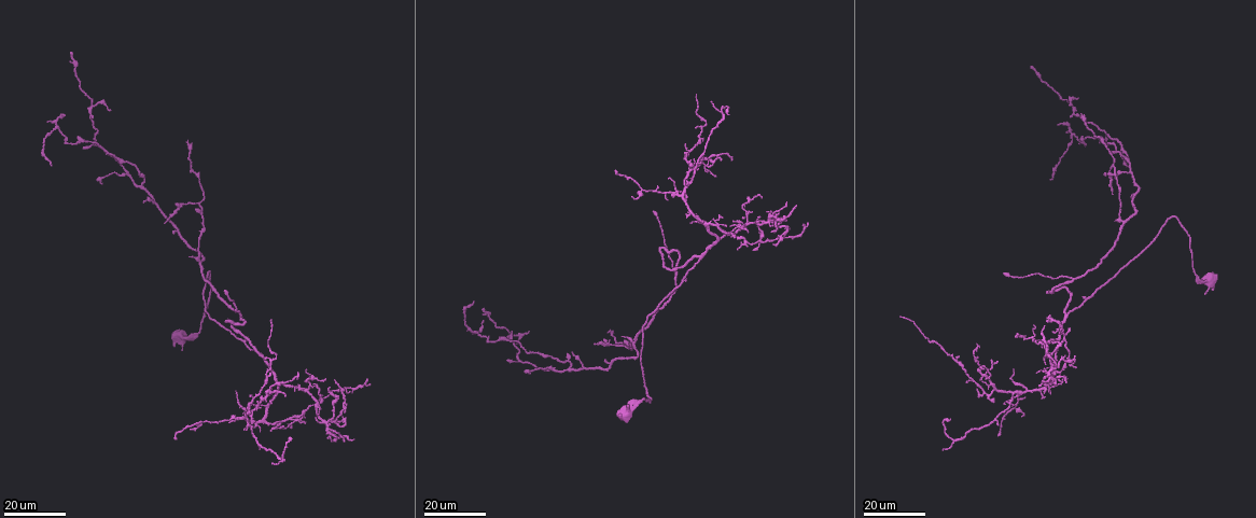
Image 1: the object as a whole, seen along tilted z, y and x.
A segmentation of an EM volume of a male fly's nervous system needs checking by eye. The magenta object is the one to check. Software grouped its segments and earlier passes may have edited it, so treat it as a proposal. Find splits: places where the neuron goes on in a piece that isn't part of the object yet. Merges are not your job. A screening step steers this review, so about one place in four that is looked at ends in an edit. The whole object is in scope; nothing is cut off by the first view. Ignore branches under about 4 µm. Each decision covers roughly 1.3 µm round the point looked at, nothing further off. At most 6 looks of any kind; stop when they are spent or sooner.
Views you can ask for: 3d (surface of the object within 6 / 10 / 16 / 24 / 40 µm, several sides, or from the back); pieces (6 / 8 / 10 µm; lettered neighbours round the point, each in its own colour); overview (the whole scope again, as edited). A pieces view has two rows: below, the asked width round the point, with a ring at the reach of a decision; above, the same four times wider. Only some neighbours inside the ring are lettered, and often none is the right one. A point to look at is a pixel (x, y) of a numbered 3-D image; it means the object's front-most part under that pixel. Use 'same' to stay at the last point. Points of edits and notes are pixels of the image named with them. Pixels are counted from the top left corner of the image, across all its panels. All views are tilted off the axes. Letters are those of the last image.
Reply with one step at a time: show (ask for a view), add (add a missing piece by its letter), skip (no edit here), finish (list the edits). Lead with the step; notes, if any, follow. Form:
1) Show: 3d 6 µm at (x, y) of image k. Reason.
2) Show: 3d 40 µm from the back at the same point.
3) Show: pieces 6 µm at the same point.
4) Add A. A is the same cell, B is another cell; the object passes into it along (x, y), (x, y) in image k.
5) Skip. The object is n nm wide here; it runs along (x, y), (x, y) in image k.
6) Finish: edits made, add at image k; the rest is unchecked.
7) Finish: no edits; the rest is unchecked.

Show: 3d 16 µm at (606, 339) of image 1. An open end.

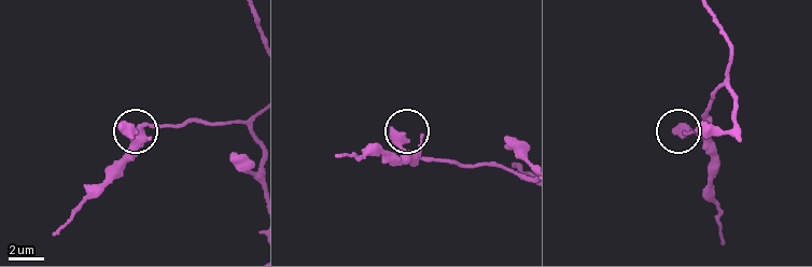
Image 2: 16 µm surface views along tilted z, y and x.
Show: pieces 10 µm at (675, 132) of image 2. See the neighbours.

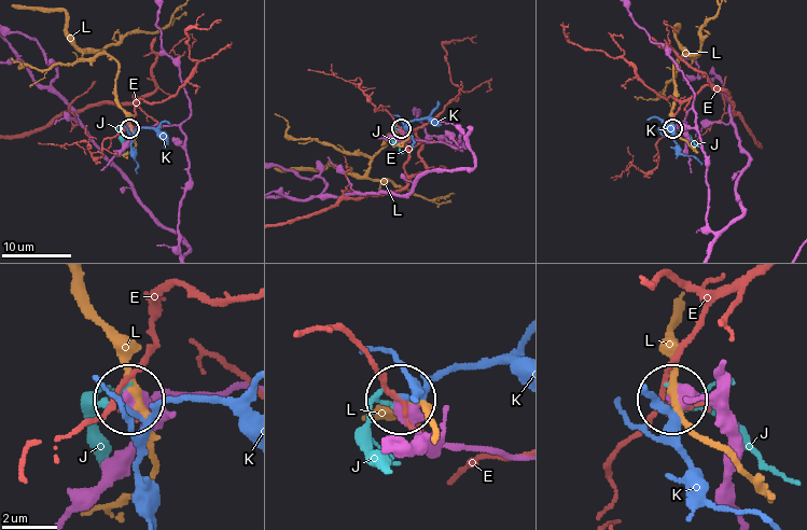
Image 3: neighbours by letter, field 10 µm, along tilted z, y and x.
Skip. The object is 500 nm wide here; E, J, K and L are other cells; it runs along (723, 362), (712, 391), (671, 400) in image 3; no lettered piece goes on from it.

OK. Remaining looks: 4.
Show: 3d 16 µm at (511, 330) of image 1. Branch stops here.

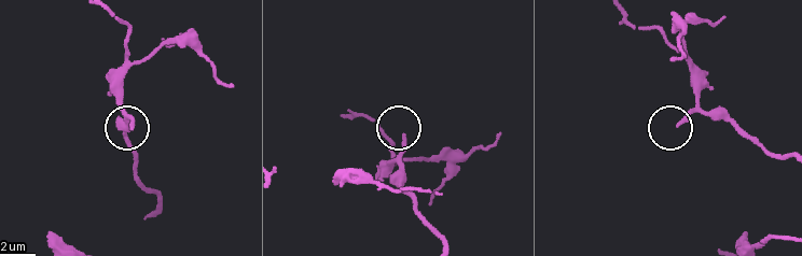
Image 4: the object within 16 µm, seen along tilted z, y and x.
Show: pieces 8 µm at (131, 127) of image 4. What lies round it.

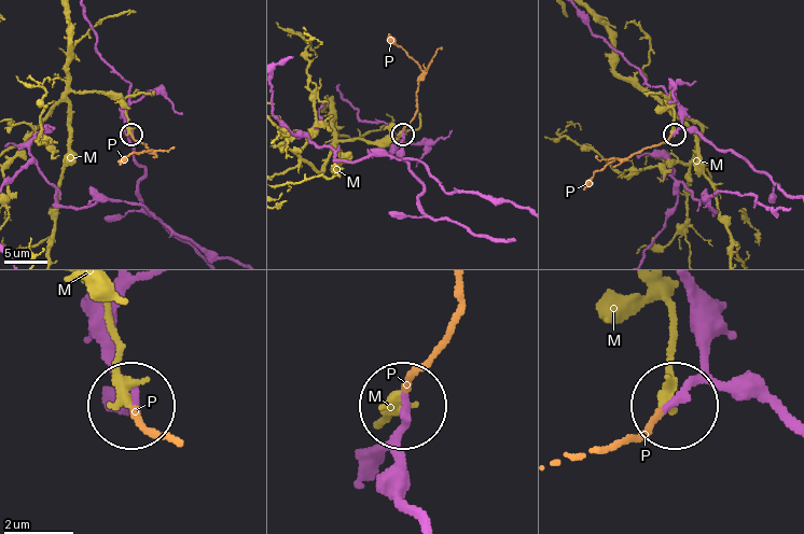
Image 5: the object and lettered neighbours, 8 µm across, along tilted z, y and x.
Add P. The object is 220 nm wide here; P is the same cell, M is another cell; the object passes into it along (401, 154), (401, 136), (416, 111), (421, 71), (389, 34) in image 5; it goes on there.

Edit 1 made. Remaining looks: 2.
Finish: edits made, add at image 5; the rest is unchecked.

